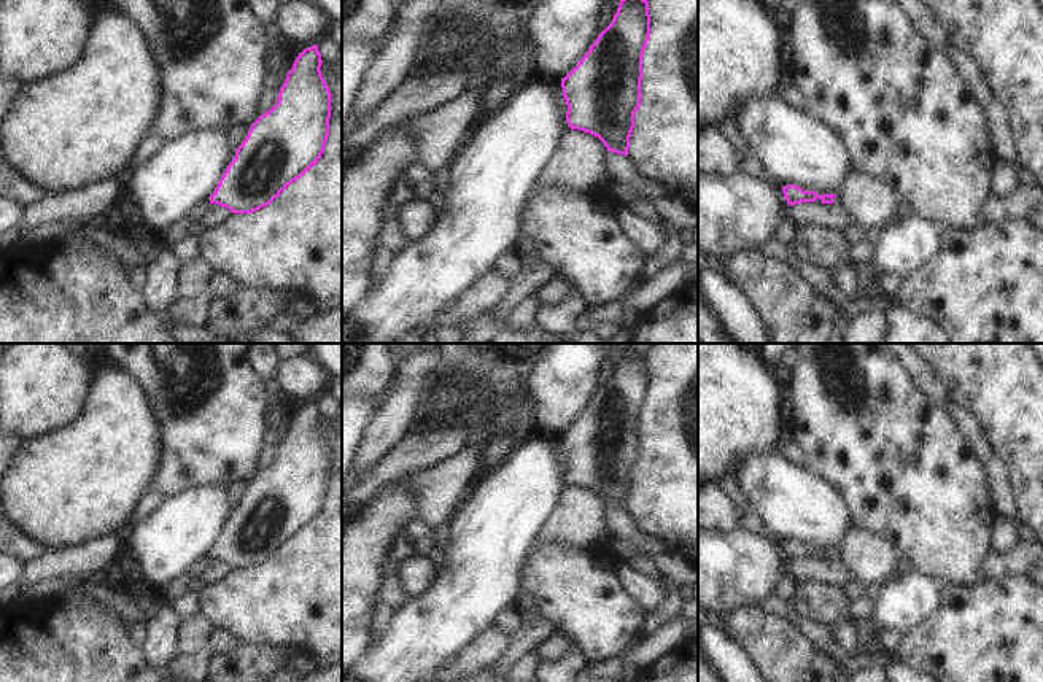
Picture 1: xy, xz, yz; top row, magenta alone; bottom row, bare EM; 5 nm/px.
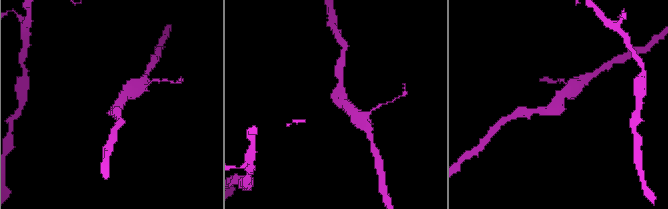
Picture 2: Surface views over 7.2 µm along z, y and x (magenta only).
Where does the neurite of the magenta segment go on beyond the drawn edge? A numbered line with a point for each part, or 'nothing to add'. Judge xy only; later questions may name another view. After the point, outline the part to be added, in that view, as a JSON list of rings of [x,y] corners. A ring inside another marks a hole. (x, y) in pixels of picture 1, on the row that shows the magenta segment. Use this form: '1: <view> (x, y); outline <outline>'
1: xy (202, 207); outline [[[210,197],[202,200],[189,215],[188,215],[188,221],[200,221],[200,218],[204,216],[204,213],[208,210],[210,207]]]

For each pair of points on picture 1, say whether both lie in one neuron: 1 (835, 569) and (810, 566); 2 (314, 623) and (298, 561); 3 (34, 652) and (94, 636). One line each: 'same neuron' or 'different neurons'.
1: same neuron
2: same neuron
3: same neuron

